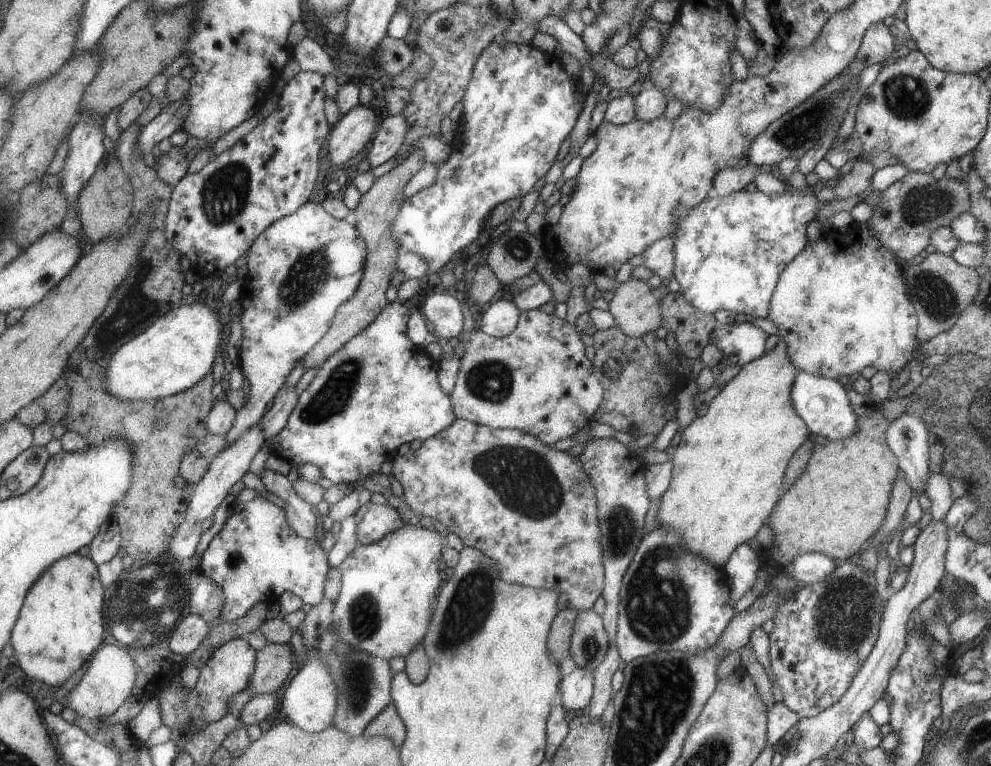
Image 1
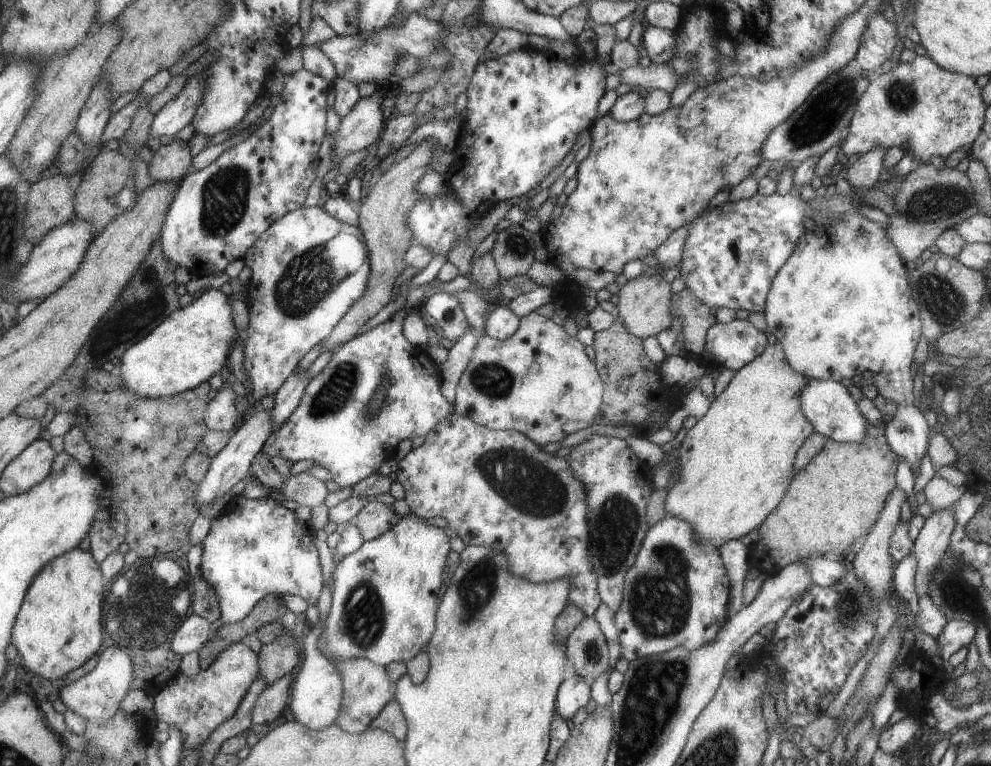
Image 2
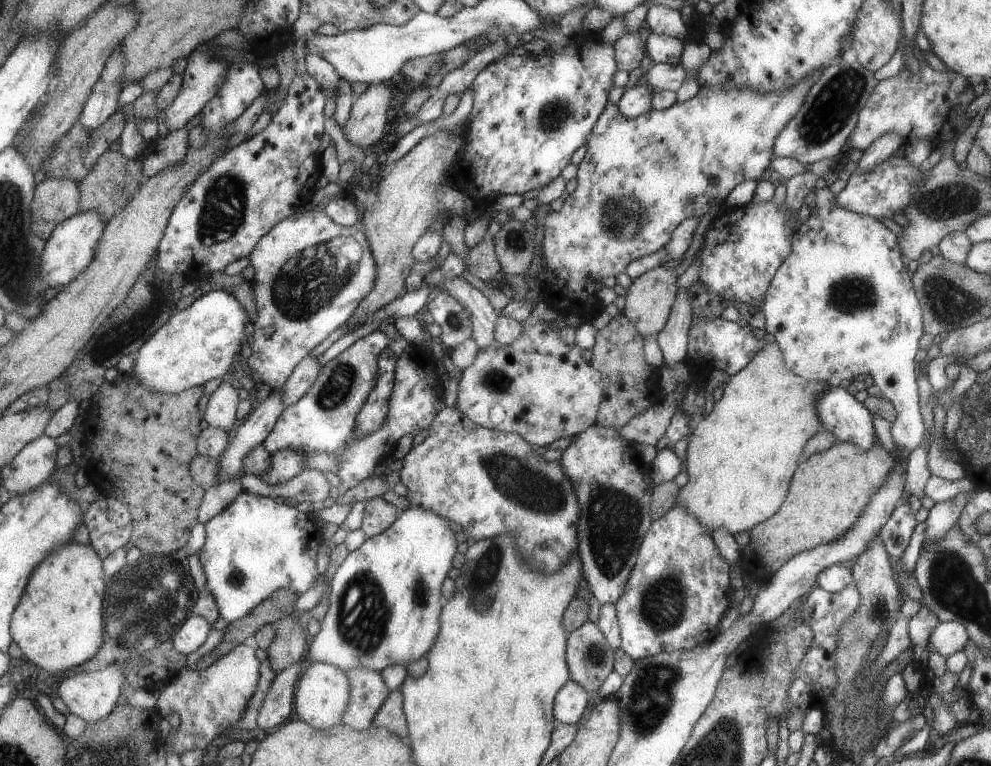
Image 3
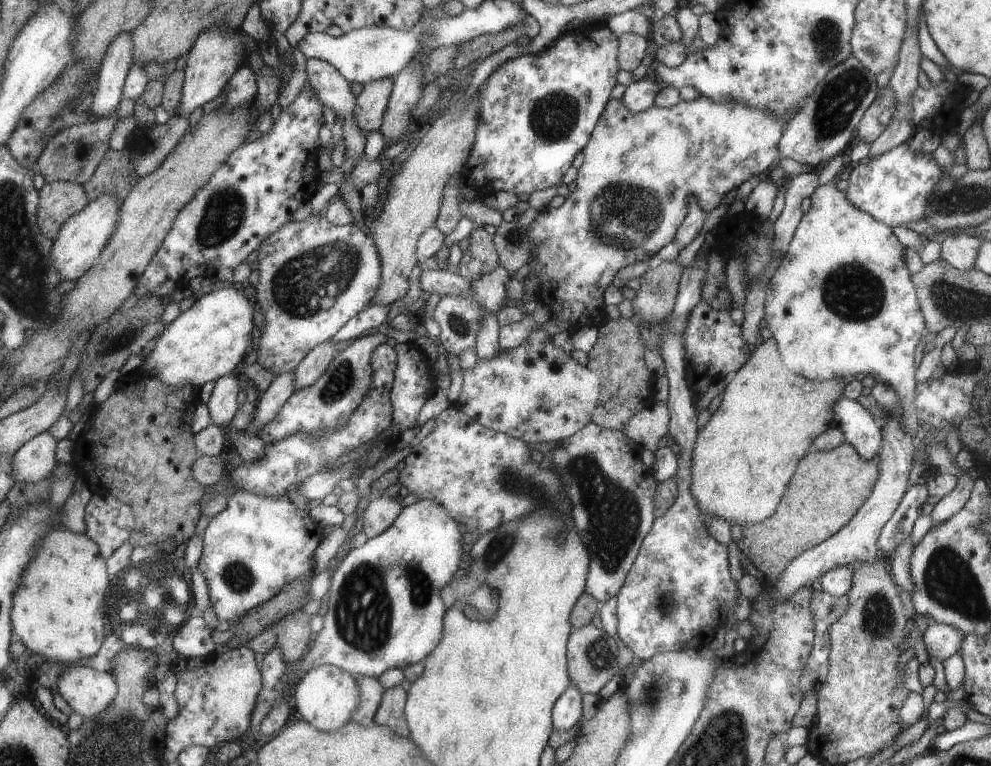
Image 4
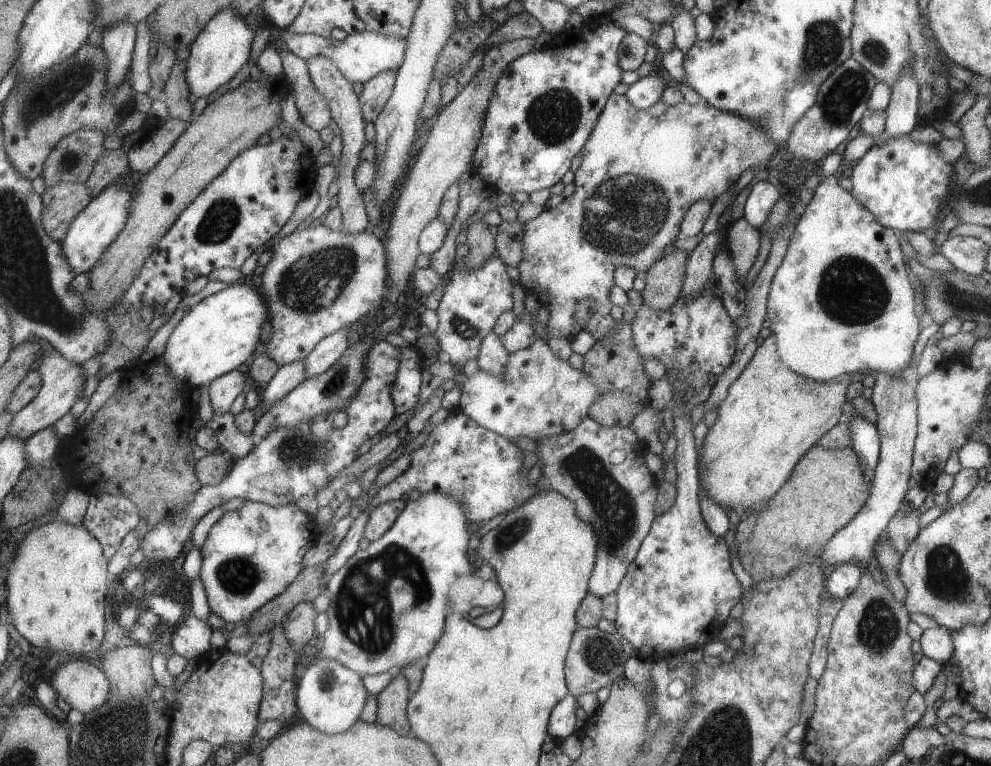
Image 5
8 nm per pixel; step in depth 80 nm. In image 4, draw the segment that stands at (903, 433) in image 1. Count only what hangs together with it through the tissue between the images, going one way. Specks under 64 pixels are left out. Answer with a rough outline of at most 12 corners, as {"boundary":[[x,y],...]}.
{"boundary":[[828,181],[764,319],[812,381],[889,385],[914,437],[923,334],[903,246]]}

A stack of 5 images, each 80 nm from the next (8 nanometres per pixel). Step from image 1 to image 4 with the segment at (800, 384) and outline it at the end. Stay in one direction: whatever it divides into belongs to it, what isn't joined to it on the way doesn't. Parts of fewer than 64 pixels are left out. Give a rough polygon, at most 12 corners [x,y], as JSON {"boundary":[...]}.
{"boundary":[[855,400],[832,405],[833,424],[869,461],[880,452],[880,428]]}

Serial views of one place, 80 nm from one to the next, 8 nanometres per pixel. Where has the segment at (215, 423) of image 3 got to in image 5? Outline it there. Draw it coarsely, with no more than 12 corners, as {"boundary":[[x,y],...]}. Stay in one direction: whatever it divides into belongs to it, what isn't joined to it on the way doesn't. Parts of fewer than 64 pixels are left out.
{"boundary":[[232,370],[209,384],[219,414],[247,390],[247,375]]}

